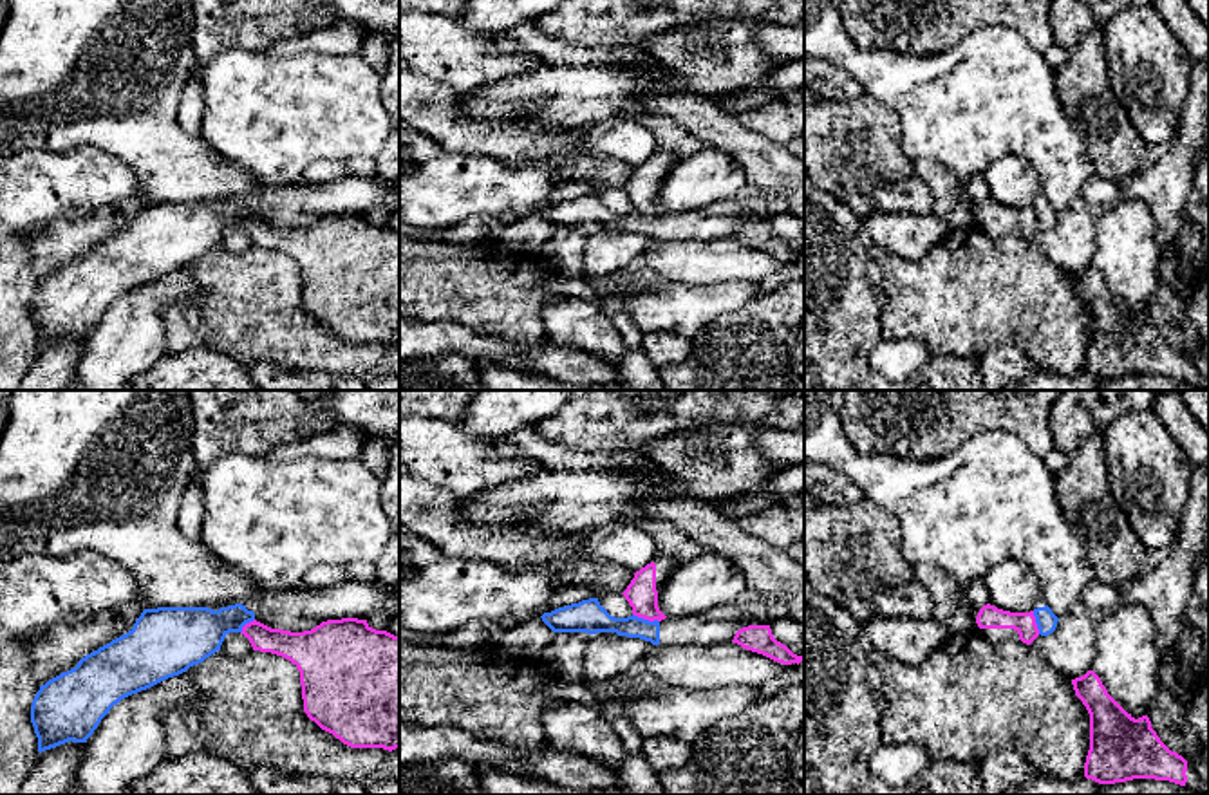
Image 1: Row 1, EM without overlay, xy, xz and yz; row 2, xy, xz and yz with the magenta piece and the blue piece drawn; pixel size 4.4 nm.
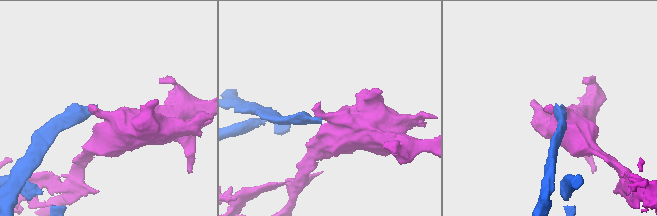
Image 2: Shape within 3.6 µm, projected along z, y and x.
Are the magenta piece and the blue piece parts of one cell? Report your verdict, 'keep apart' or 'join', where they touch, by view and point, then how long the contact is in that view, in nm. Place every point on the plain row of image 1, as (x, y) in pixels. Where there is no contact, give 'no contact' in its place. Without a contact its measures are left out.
keep apart | xz (646, 214) | 130 nm

